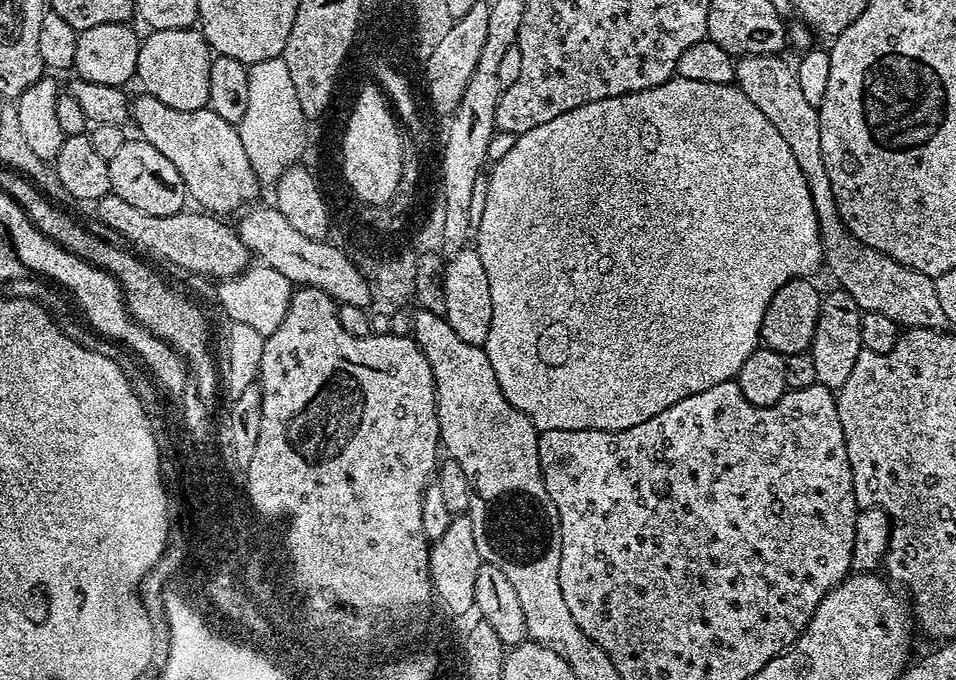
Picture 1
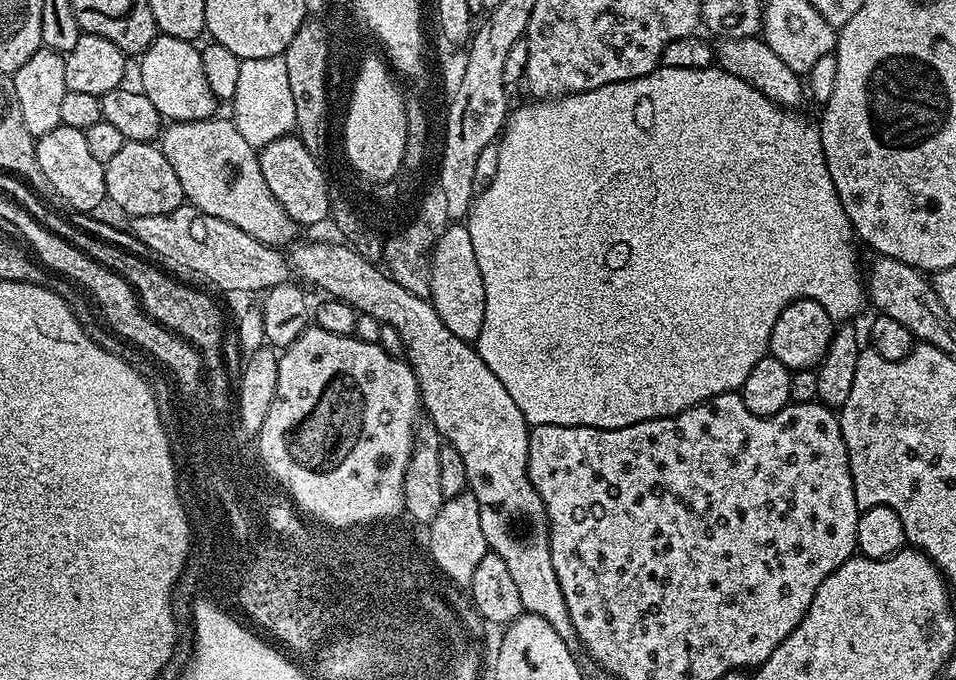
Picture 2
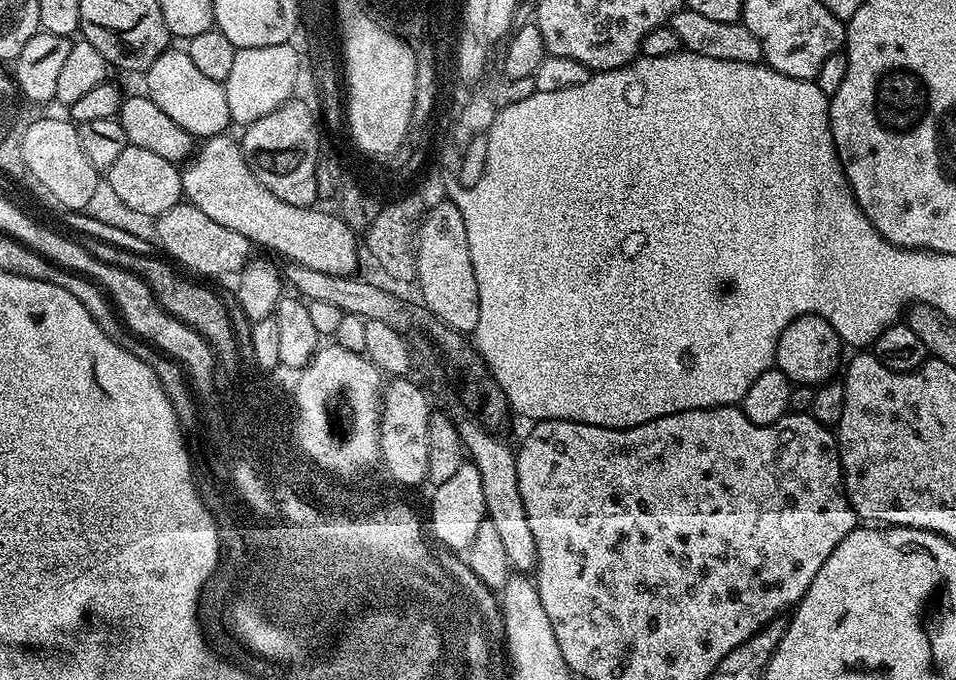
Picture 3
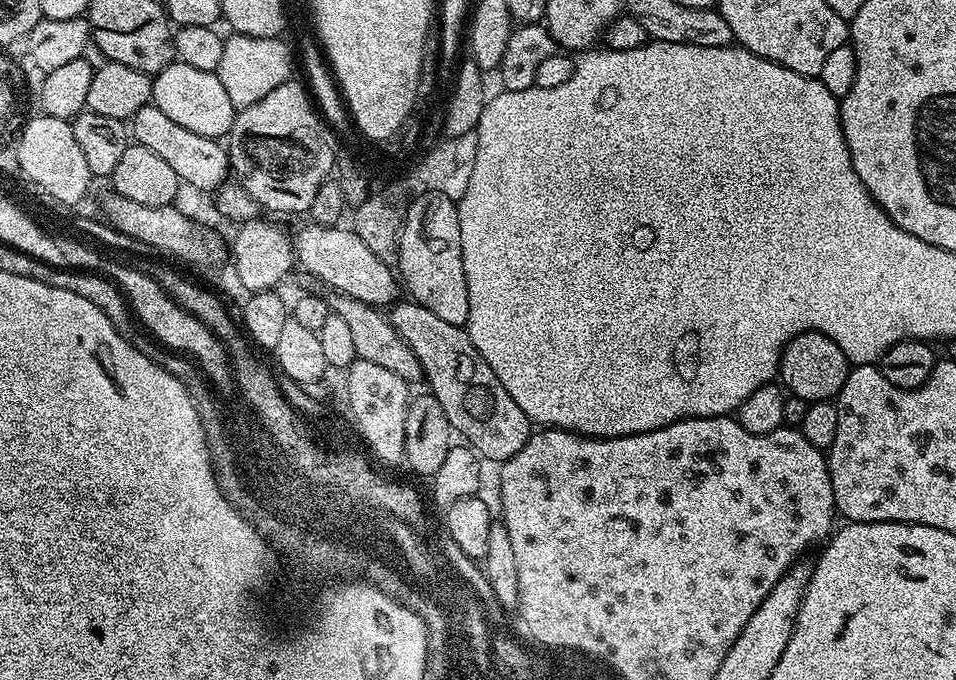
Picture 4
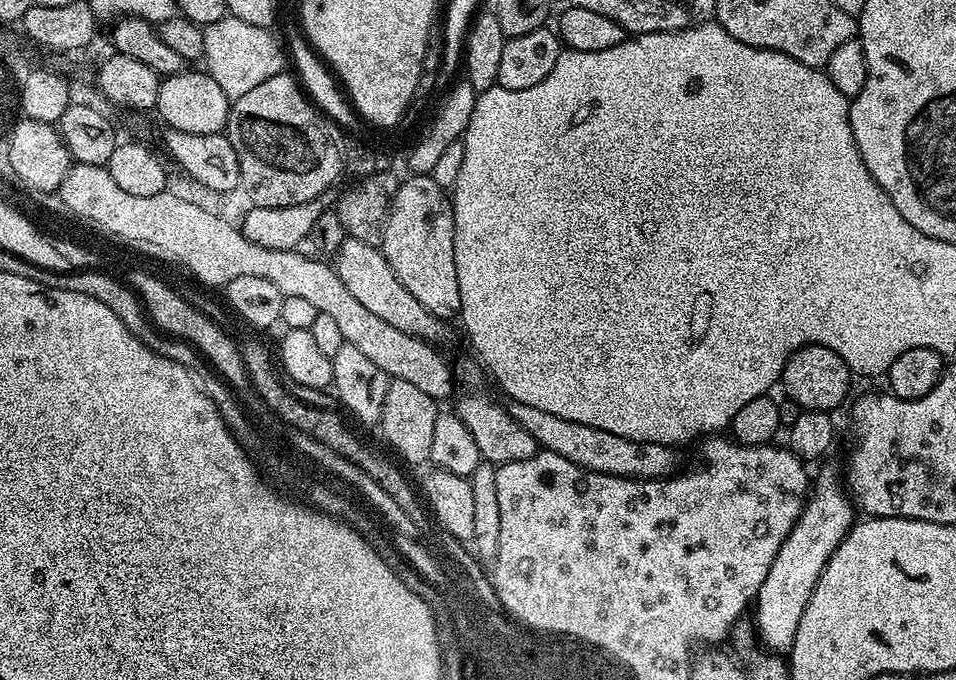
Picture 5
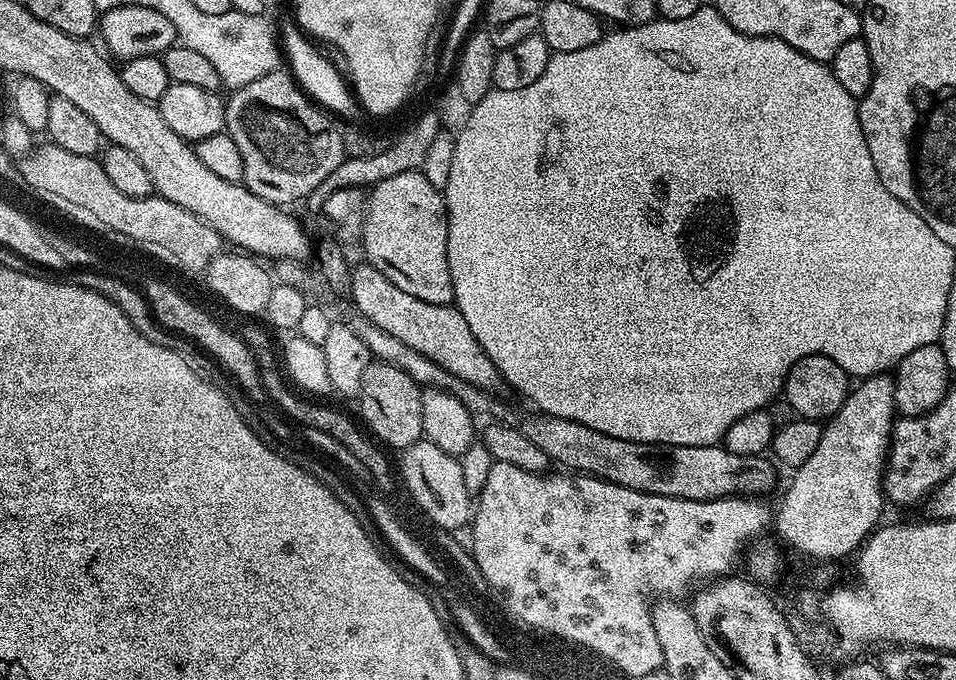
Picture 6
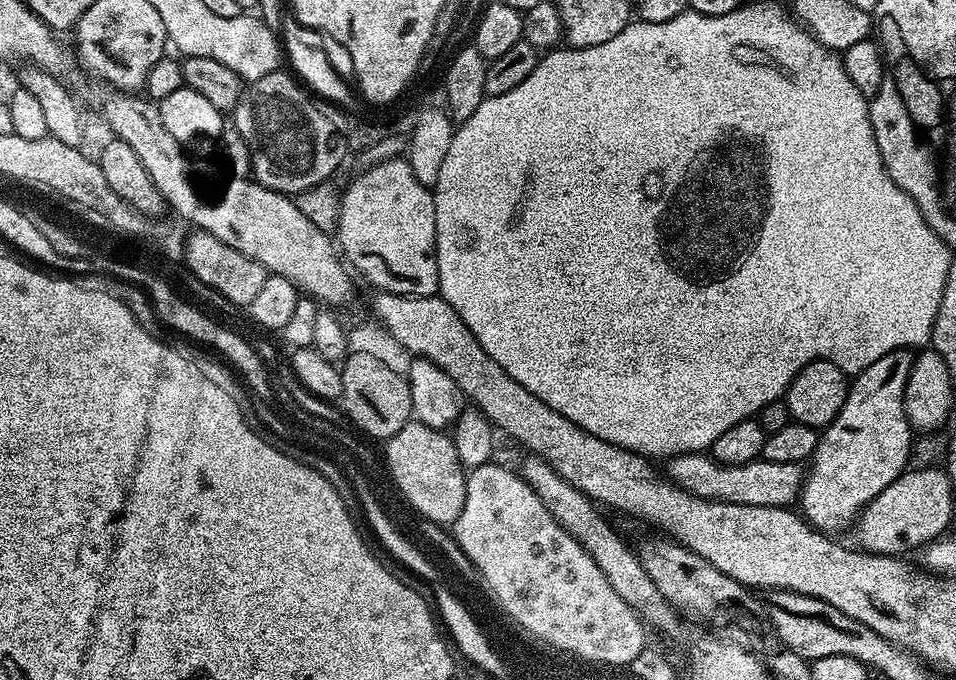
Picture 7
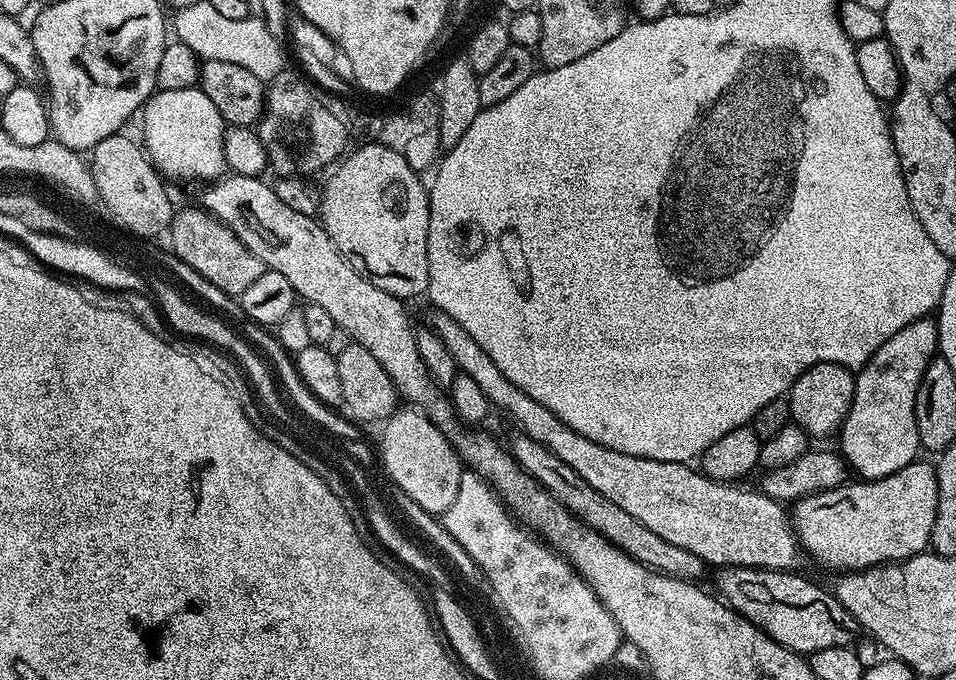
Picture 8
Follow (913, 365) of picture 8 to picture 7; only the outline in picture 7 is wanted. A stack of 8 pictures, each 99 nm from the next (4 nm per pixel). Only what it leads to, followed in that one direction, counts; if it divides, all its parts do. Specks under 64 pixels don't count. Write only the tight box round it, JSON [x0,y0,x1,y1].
[798,350,914,534]

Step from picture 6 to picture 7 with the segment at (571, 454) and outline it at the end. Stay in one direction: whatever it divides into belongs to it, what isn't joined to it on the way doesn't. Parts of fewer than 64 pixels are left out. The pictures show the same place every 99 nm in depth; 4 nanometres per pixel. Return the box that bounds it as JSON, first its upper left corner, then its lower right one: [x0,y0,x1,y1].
[666,452,806,508]

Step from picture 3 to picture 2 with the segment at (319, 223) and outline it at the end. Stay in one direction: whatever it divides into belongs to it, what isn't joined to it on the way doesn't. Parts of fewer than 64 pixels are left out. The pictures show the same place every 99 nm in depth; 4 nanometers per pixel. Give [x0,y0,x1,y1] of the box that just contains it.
[158,119,298,245]

